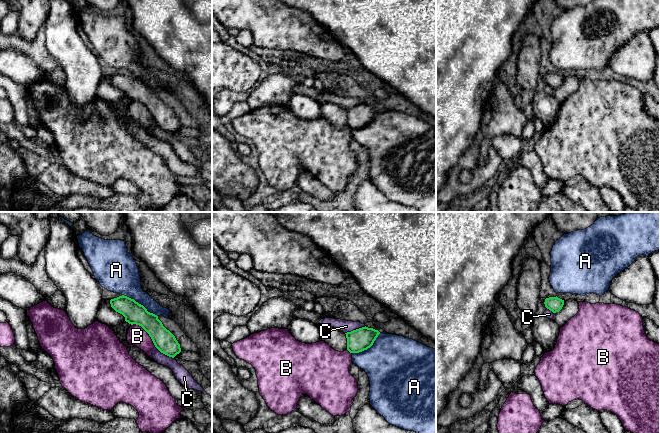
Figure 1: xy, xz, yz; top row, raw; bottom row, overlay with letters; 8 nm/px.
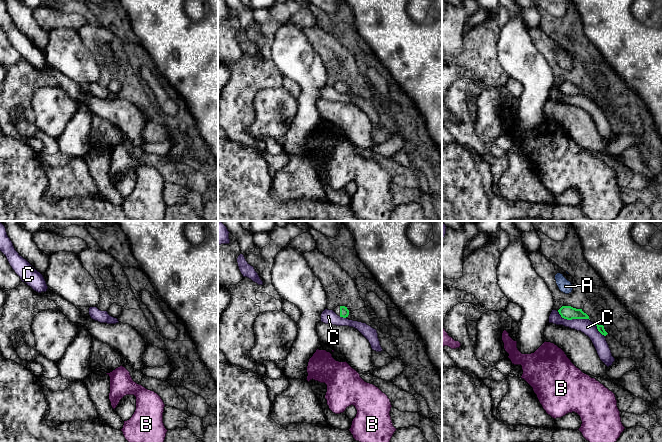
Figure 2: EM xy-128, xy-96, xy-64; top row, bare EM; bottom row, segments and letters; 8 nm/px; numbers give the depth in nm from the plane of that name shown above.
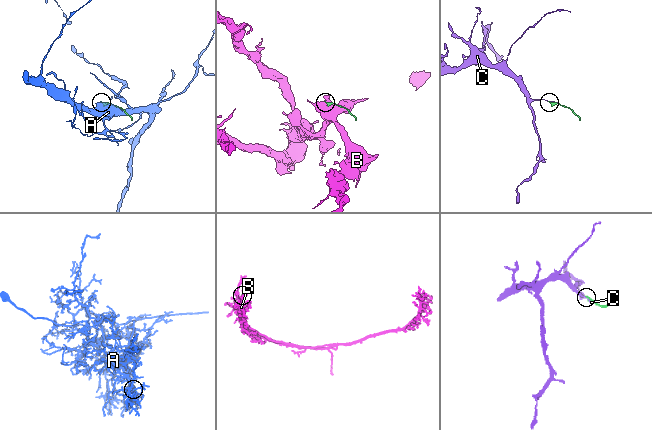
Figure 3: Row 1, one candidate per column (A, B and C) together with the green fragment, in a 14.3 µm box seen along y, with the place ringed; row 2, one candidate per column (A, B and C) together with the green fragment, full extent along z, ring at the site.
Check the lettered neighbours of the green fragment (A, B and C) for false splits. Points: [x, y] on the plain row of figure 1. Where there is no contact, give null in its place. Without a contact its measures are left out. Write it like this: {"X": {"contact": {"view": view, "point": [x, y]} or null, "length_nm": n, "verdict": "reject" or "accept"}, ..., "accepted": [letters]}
{"A": {"contact": {"view": "xy", "point": [140, 80]}, "length_nm": 340, "verdict": "reject"}, "B": {"contact": {"view": "xy", "point": [146, 107]}, "length_nm": 260, "verdict": "reject"}, "C": {"contact": {"view": "xz", "point": [356, 105]}, "length_nm": 180, "verdict": "reject"}, "accepted": []}

